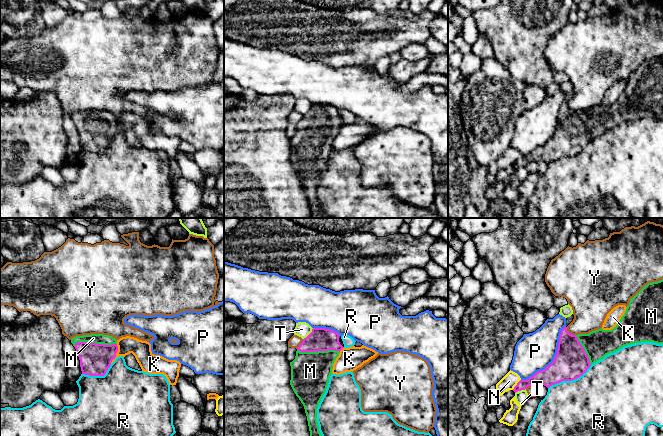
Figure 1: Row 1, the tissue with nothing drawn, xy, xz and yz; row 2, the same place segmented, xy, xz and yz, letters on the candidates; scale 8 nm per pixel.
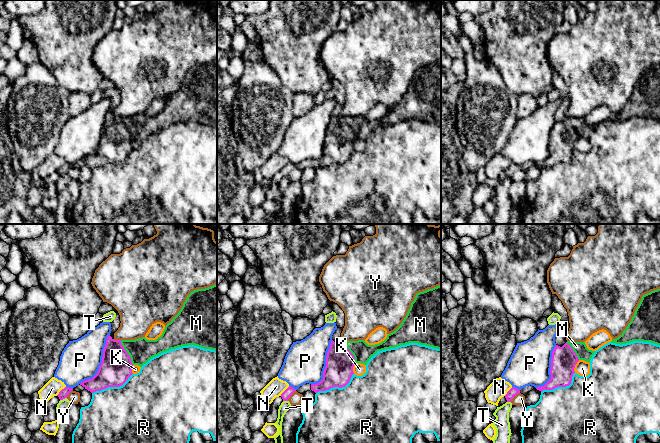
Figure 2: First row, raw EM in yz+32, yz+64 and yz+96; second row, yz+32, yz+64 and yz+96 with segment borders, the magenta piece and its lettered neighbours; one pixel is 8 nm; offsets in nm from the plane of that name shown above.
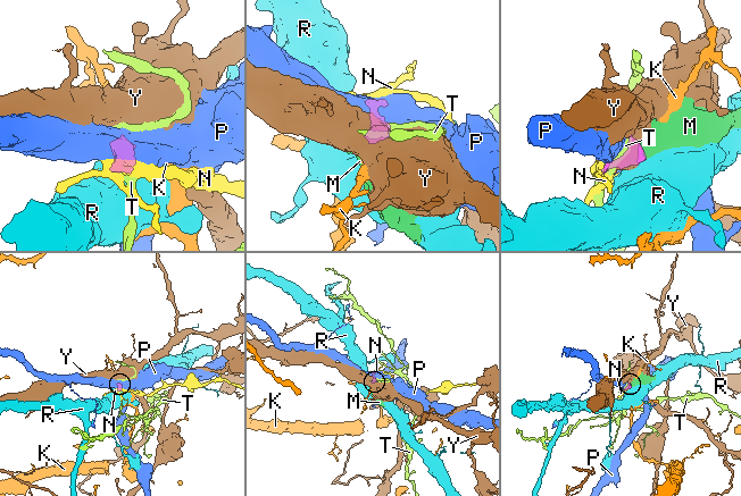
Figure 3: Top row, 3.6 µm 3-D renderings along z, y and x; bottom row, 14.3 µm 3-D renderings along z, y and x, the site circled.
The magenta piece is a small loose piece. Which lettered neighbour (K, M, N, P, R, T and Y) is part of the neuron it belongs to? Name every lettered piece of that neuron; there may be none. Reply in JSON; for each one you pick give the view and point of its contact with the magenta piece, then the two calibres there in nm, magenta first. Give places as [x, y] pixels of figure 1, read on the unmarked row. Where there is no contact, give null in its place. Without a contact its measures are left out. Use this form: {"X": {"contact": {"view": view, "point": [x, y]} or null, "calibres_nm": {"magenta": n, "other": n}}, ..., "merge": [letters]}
{"M": {"contact": {"view": "xy", "point": [94, 119]}, "calibres_nm": {"magenta": 260, "other": 80}}, "merge": ["M"]}

